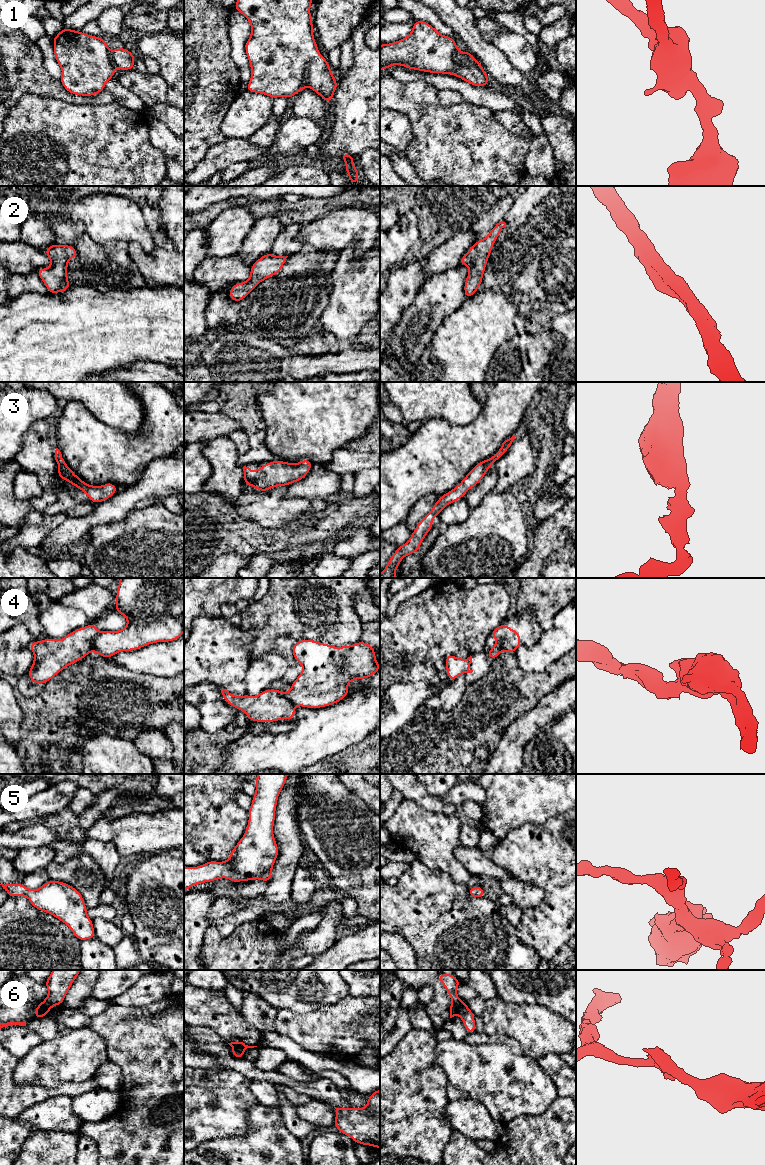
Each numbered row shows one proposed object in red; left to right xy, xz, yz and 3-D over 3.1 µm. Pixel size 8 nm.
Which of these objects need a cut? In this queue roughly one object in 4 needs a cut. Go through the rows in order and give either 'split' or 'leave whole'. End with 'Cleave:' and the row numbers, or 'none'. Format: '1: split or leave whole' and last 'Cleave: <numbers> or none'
1: leave whole
2: leave whole
3: leave whole
4: split
5: leave whole
6: split
Cleave: 4, 6

